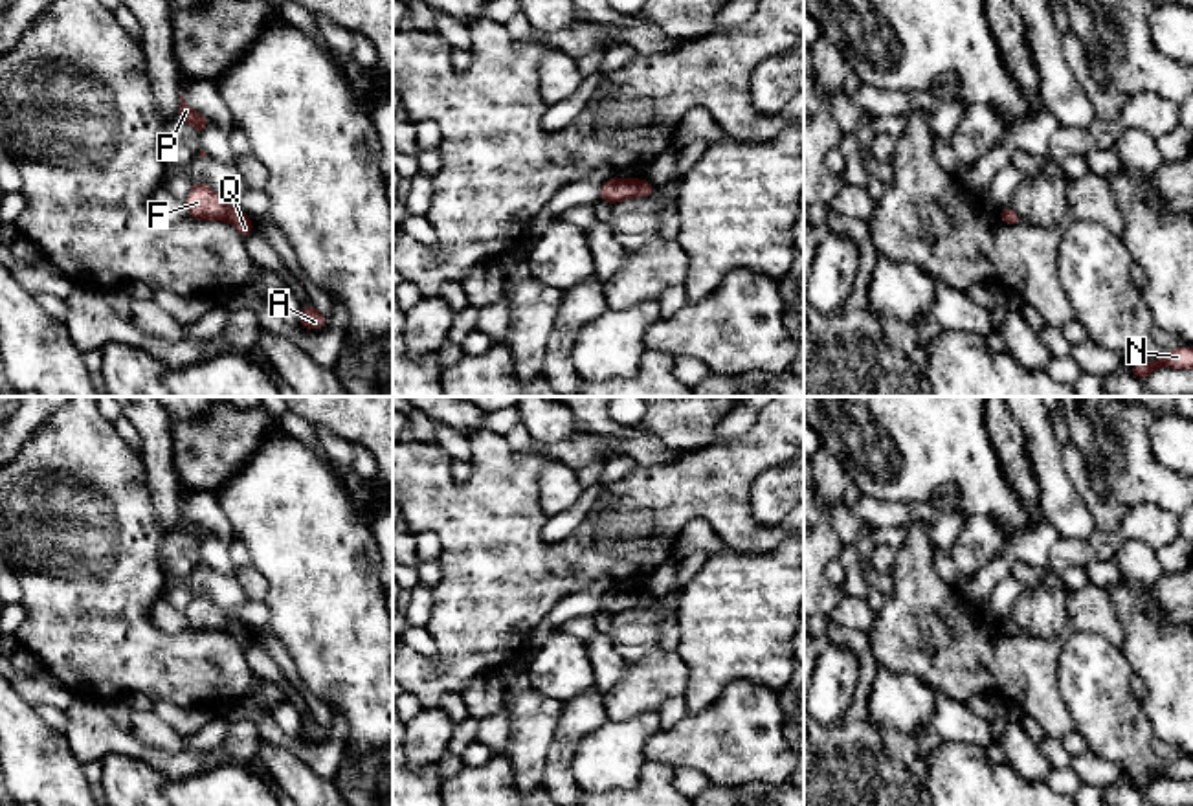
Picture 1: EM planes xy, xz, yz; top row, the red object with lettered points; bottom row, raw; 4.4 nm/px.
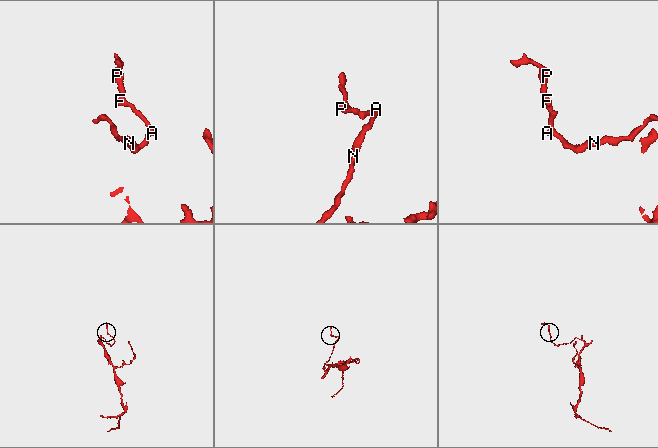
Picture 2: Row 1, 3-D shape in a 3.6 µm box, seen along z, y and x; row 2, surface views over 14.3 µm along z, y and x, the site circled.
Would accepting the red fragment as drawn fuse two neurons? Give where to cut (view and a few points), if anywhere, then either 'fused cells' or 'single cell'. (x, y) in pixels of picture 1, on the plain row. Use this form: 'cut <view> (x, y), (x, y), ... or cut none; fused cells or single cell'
cut none; single cell

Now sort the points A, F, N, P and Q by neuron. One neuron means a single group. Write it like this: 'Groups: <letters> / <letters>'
Groups: A F N P Q

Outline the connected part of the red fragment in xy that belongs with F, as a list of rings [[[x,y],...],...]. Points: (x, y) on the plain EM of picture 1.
[[[206,593],[191,597],[185,617],[191,630],[228,632],[244,650],[253,643],[251,630],[240,621],[229,619],[226,613],[222,613]]]

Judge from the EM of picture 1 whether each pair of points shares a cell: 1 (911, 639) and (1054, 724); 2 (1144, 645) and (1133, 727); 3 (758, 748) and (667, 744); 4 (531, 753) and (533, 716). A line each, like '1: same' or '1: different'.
1: same
2: different
3: same
4: same

